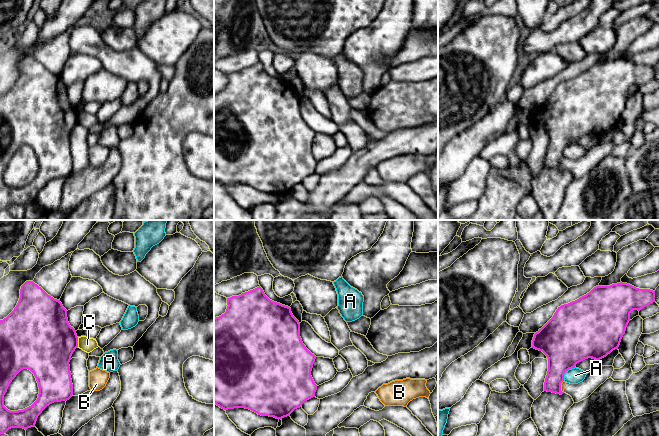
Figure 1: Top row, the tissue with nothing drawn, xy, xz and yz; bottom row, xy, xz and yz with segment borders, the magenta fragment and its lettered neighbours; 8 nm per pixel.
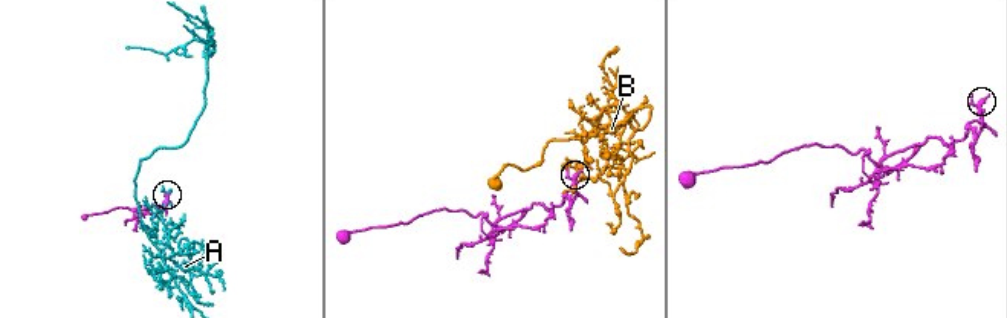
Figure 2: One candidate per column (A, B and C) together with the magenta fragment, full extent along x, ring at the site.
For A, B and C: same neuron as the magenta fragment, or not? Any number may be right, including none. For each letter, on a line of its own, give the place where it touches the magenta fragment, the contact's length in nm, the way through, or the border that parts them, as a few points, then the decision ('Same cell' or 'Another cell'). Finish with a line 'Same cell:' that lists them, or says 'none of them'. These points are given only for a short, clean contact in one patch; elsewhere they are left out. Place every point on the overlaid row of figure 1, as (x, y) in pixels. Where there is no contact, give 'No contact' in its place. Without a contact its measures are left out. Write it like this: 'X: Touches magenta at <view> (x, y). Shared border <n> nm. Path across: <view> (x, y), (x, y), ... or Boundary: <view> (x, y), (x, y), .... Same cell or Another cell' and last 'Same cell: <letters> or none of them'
A: Touches magenta at yz (566, 370). Shared border 150 nm. Another cell
B: Touches magenta at yz (560, 386). Shared border 100 nm. Another cell
C: Touches magenta at xy (77, 342). Shared border 80 nm. Boundary: xy (77, 337), (78, 346). Another cell
Same cell: none of them

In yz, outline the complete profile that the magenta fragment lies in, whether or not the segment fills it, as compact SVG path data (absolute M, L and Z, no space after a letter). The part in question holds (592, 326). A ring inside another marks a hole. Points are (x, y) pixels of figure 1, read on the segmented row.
M620 282L610 286L596 286L579 299L558 307L553 317L534 334L532 340L532 348L542 351L548 358L544 391L562 395L564 392L561 391L561 383L564 381L565 372L575 368L577 363L585 359L592 358L598 361L618 349L630 321L630 313L633 310L640 311L653 302L655 302L655 291L639 289Z

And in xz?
M259 286L227 298L224 314L214 318L214 404L224 410L249 409L258 415L282 419L315 397L317 385L311 371L316 356L303 344L300 323L291 308L270 300Z

